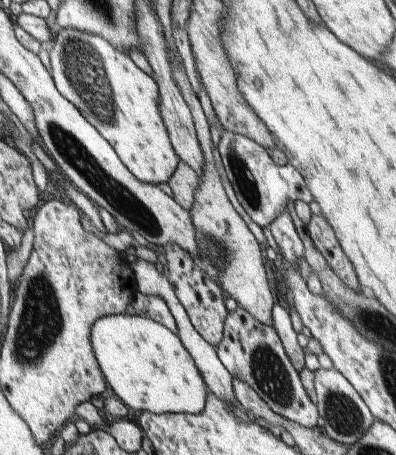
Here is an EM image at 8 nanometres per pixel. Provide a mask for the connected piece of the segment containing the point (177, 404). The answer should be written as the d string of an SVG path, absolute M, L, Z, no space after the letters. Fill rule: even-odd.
M133 311L104 316L94 325L91 336L106 381L128 409L153 414L205 411L208 386L184 342L166 326Z

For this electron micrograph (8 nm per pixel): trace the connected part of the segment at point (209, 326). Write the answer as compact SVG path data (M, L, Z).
M178 244L162 245L162 255L165 256L168 267L168 272L167 270L165 272L166 278L174 286L176 298L184 306L191 324L208 344L214 347L218 346L222 340L224 322L228 314L220 284L214 278L210 278L206 272L202 272L196 266L196 262L192 260L192 256L184 248L180 248Z

